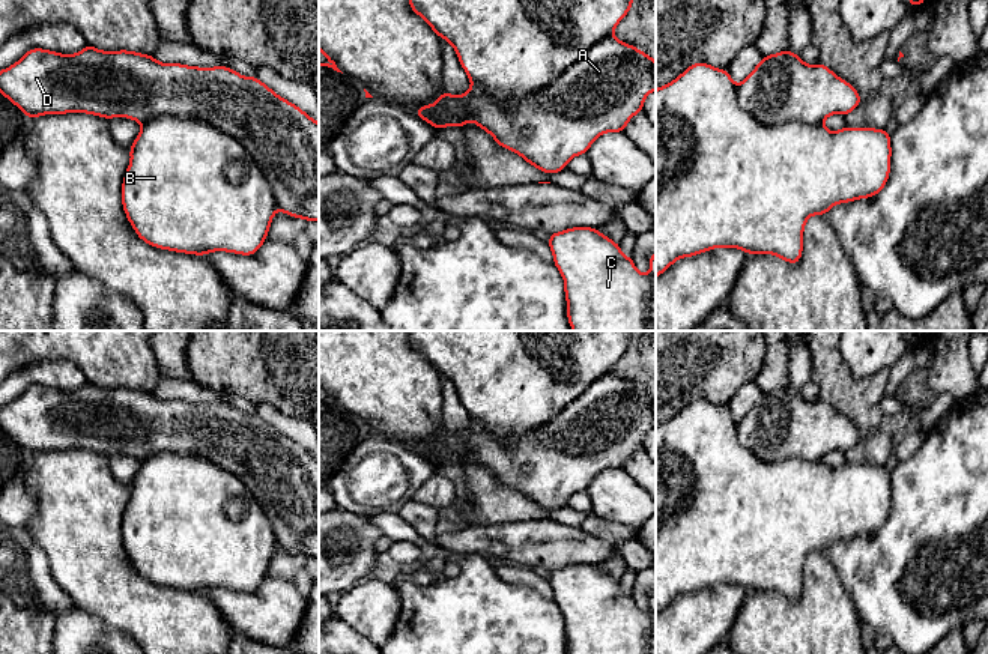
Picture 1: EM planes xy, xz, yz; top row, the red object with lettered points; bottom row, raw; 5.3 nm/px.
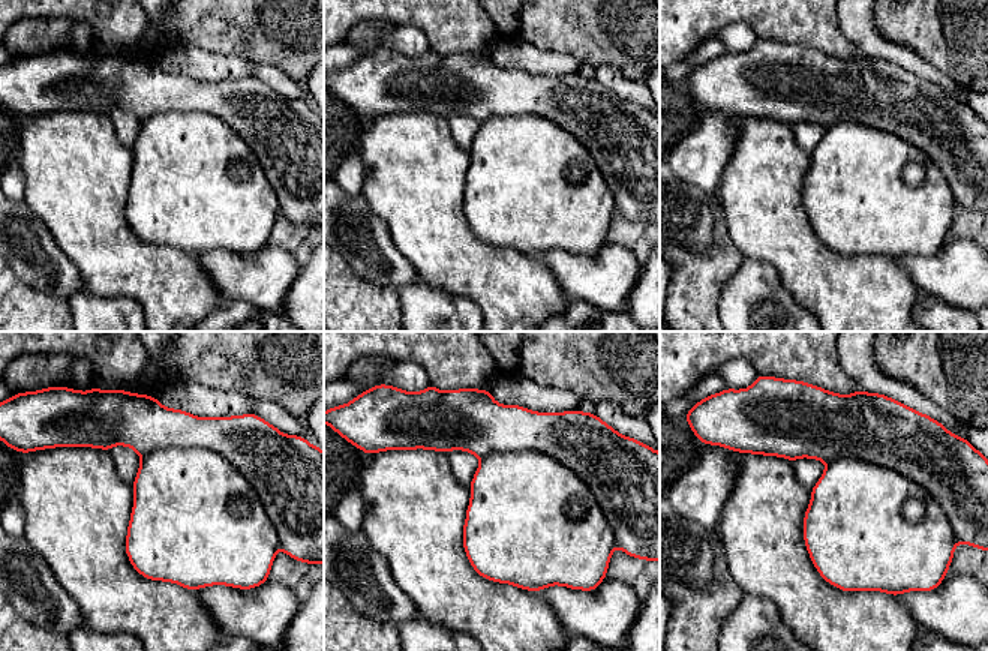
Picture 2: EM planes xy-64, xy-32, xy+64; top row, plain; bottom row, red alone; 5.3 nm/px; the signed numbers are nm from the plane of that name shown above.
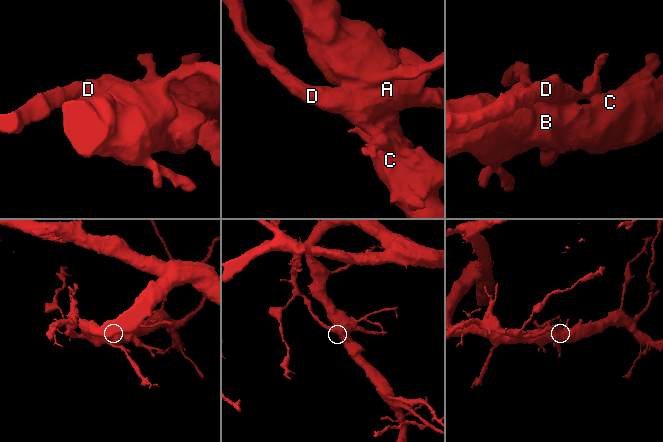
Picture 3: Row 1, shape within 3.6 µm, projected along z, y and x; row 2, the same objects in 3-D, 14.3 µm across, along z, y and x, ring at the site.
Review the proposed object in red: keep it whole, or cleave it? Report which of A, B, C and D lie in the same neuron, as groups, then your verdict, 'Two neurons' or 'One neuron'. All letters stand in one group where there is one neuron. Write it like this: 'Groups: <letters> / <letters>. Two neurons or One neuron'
Groups: A D / B C. Two neurons

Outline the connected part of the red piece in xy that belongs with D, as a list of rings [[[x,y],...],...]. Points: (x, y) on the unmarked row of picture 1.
[[[86,382],[75,391],[60,391],[30,385],[18,398],[0,406],[0,430],[29,456],[86,450],[138,460],[161,453],[206,459],[244,483],[271,522],[278,547],[319,559],[319,460],[257,413],[244,413],[229,403],[161,400],[153,392],[128,386],[104,388]]]

